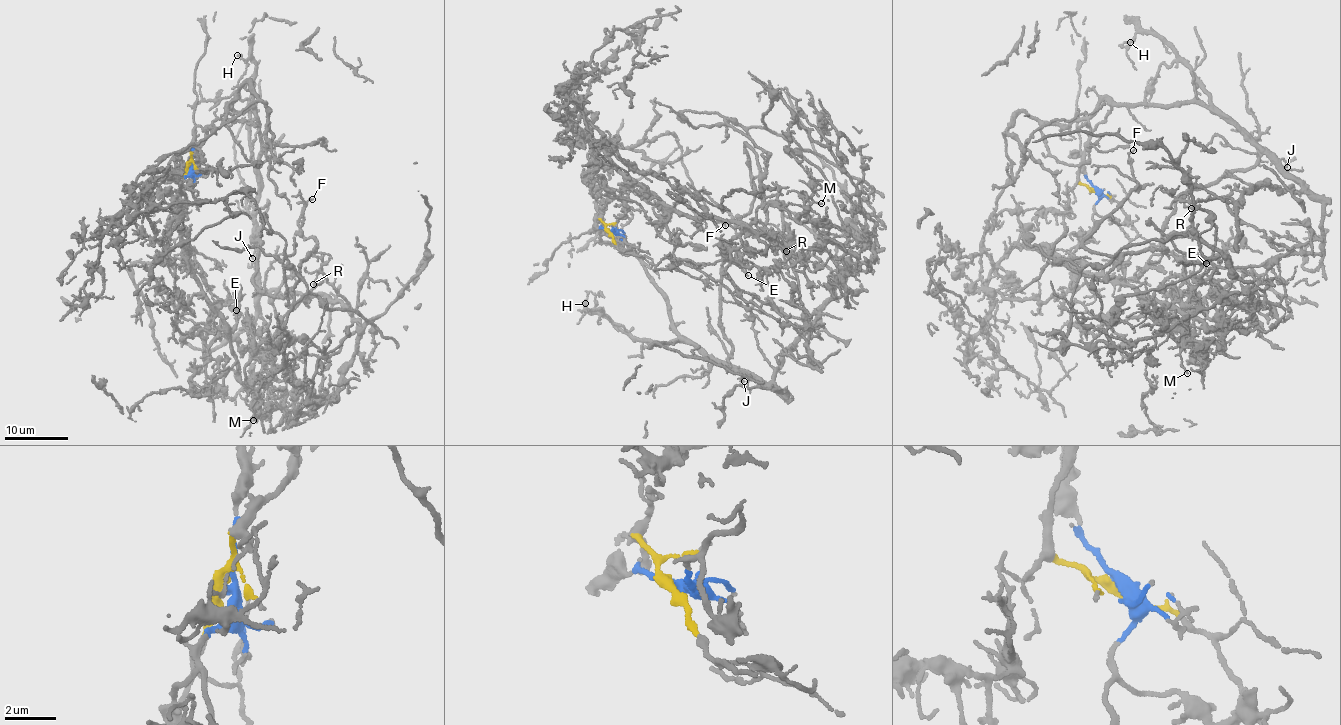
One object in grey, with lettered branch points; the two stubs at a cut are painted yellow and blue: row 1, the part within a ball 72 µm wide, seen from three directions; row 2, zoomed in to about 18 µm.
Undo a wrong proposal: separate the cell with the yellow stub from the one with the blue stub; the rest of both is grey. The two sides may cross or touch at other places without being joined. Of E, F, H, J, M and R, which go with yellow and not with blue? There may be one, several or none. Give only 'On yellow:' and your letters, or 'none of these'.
On yellow: F, H, J, R

